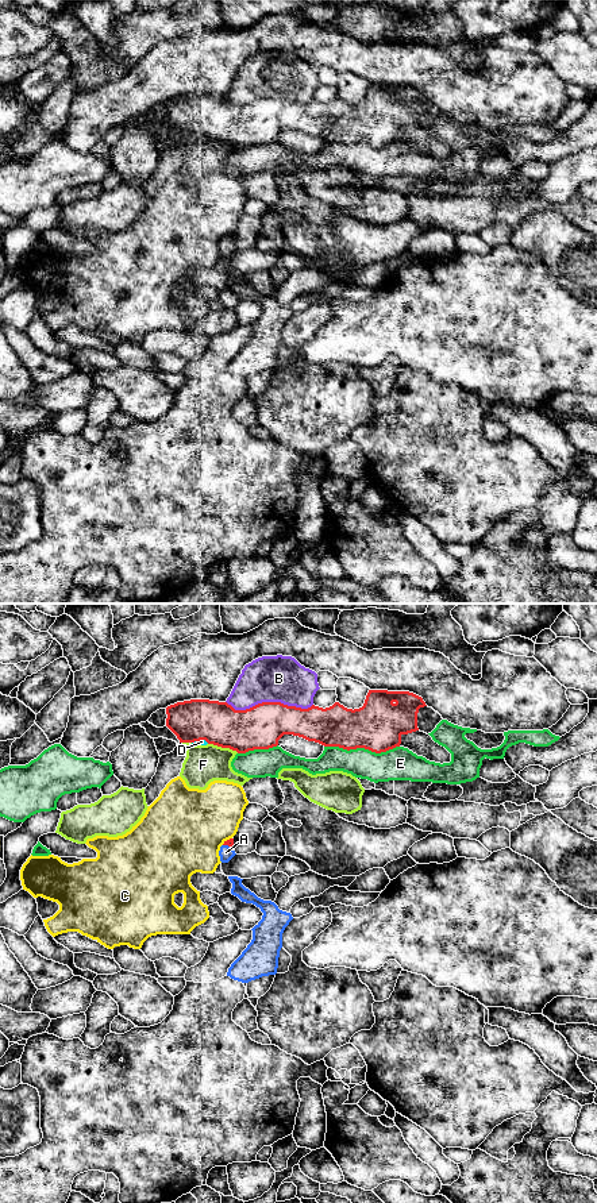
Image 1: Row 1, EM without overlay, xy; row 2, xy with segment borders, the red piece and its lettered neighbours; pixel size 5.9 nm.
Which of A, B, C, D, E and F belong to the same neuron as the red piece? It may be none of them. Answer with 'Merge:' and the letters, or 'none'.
Merge: A

